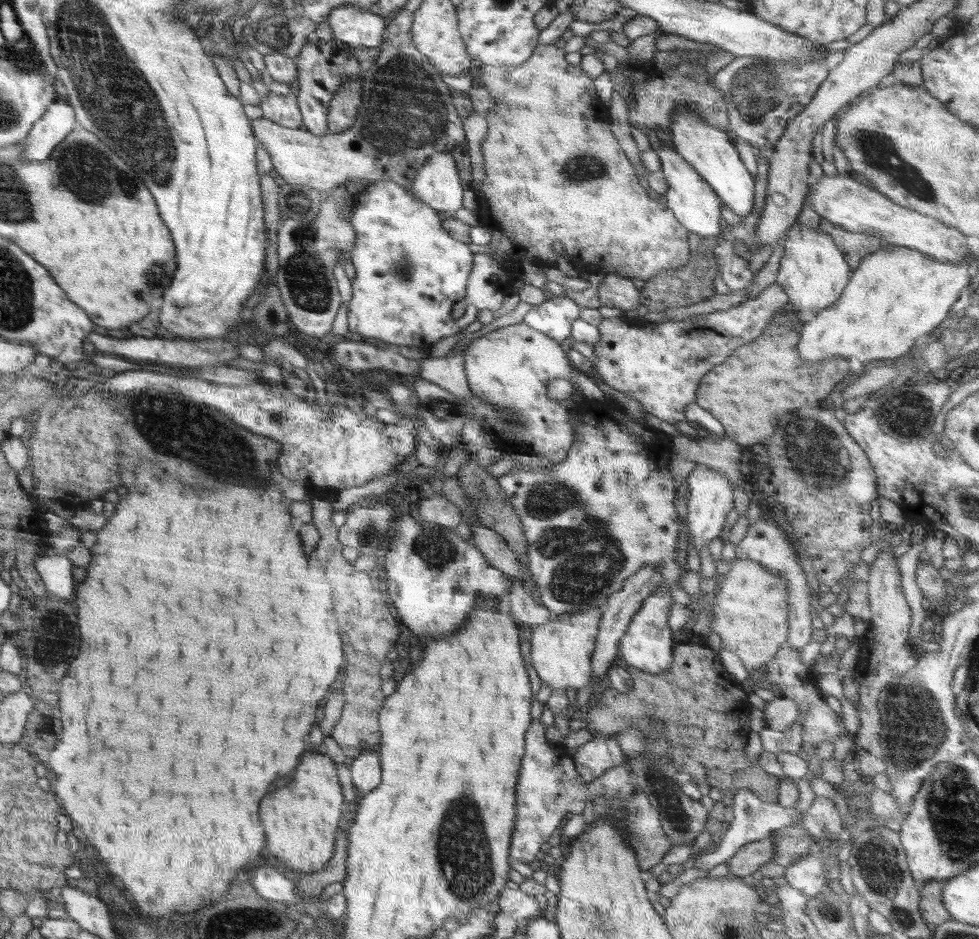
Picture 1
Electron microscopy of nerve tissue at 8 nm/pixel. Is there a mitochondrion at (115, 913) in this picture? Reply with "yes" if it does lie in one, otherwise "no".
no

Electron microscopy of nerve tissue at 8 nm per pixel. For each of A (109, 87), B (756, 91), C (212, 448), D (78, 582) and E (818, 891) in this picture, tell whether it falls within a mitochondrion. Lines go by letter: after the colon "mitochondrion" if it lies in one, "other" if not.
A: mitochondrion
B: mitochondrion
C: mitochondrion
D: other
E: other

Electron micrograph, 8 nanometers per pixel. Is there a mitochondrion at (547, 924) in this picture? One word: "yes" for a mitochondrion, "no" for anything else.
no

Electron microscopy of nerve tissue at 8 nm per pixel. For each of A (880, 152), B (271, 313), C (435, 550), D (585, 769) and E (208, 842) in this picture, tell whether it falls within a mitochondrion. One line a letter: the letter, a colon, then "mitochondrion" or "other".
A: mitochondrion
B: mitochondrion
C: mitochondrion
D: other
E: other

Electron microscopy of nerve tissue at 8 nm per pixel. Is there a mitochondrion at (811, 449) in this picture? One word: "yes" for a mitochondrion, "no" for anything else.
yes

